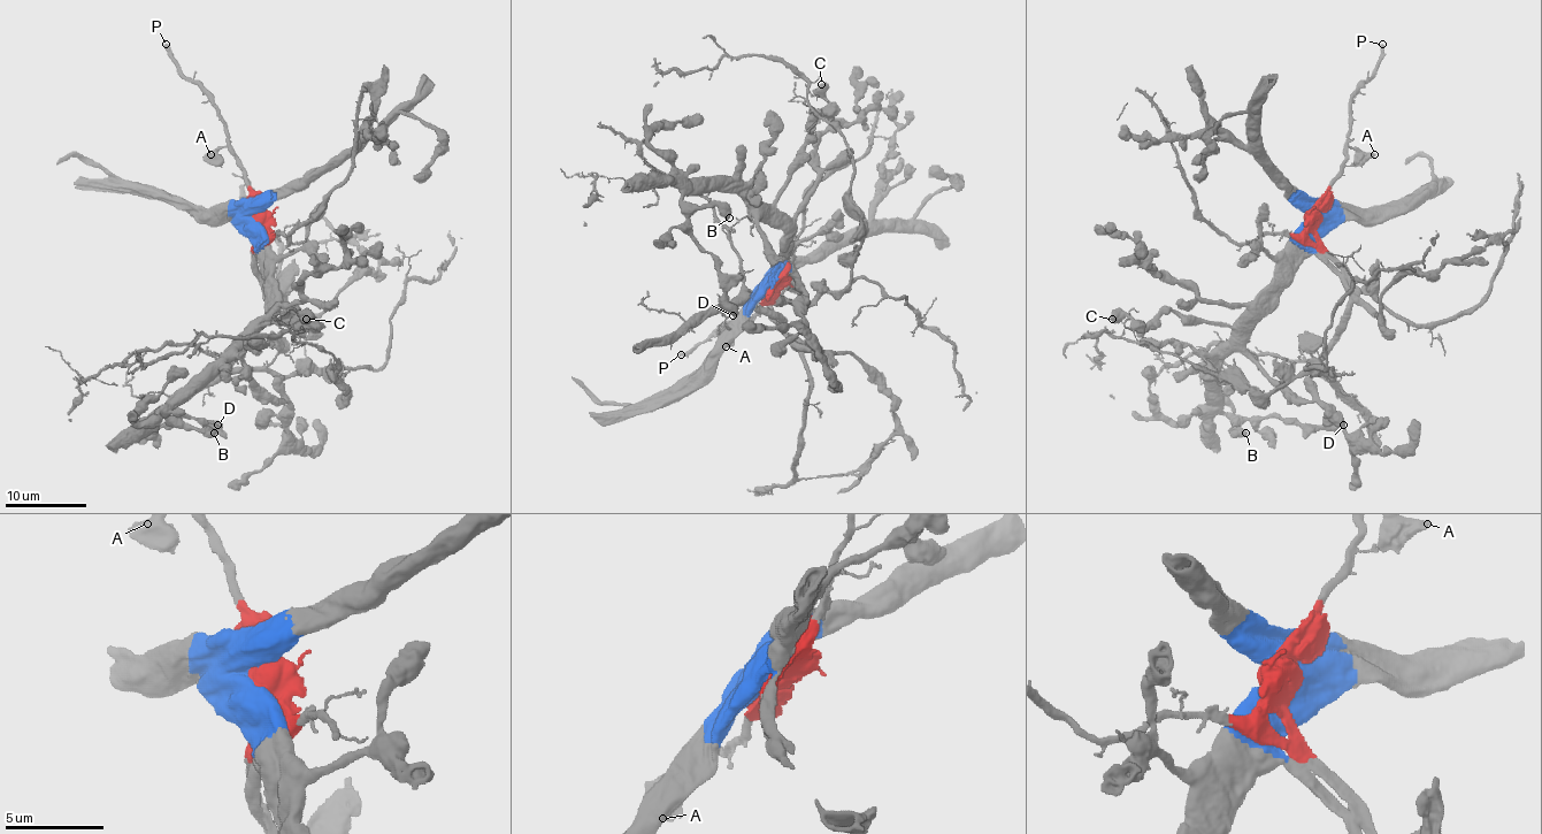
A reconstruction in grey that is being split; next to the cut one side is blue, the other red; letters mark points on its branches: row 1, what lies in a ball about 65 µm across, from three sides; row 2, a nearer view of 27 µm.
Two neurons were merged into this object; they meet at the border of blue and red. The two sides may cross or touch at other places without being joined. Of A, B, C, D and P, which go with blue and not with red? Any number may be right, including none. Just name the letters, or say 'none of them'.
B, C, D

